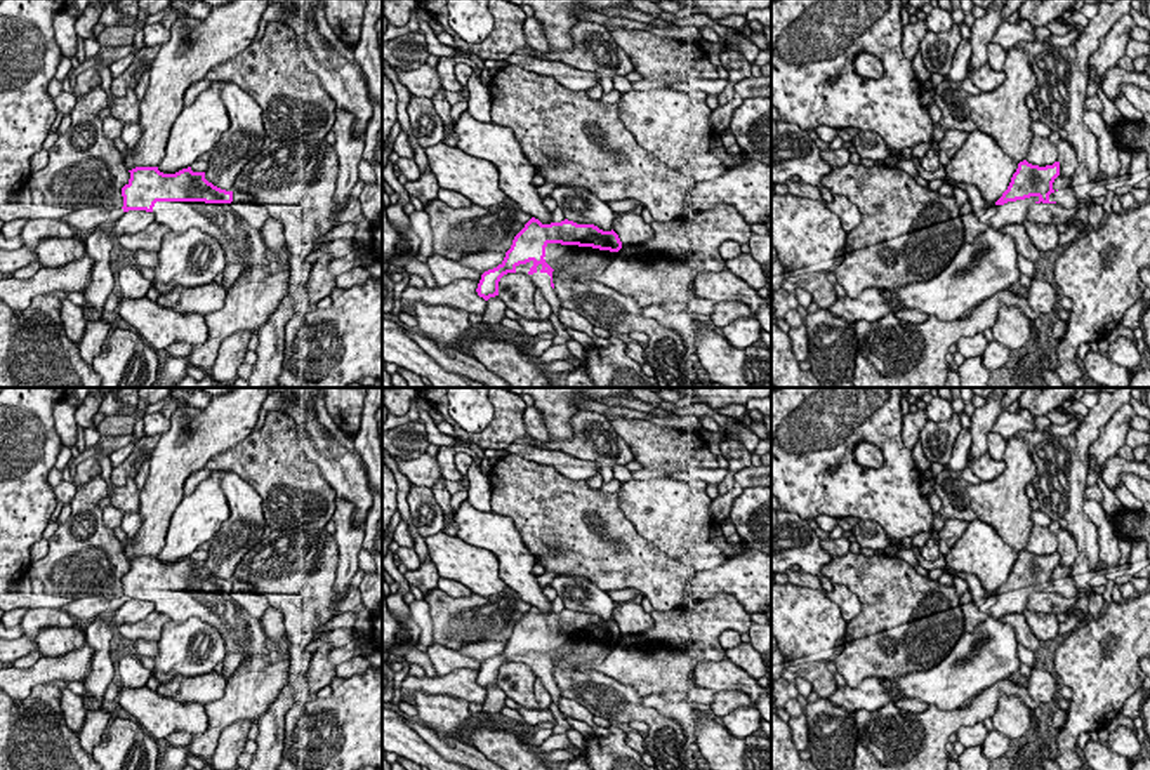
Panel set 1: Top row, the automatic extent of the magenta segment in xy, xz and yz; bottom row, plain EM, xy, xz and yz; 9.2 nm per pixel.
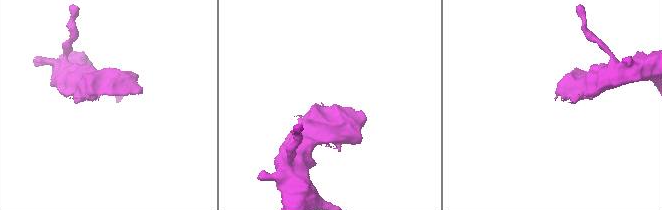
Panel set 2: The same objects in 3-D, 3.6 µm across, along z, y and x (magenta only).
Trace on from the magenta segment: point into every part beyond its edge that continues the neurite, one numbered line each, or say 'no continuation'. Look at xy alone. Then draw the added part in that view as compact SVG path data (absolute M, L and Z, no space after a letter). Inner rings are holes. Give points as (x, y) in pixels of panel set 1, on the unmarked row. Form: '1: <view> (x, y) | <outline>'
1: xy (240, 631) | M156 591L155 610L165 614L172 622L198 617L215 627L228 654L240 652L247 657L268 654L262 621L252 617L231 593L205 591Z

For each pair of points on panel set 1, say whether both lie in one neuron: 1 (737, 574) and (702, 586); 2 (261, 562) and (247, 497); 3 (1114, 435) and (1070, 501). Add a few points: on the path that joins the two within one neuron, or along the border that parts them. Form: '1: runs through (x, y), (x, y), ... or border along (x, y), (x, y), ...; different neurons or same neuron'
1: runs through (728, 577), (711, 583); same neuron
2: border along (271, 531), (240, 560), (233, 577); different neurons
3: border along (1100, 433), (1090, 447), (1088, 459); different neurons

